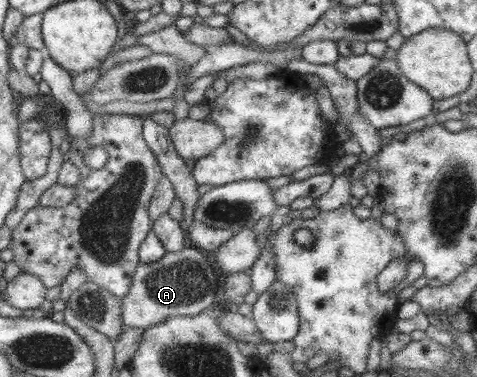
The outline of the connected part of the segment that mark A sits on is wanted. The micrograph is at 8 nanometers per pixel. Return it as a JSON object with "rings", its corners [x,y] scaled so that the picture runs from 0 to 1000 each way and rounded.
{"rings":[[[386,650],[386,658],[373,668],[348,668],[335,687],[312,700],[291,698],[283,708],[273,761],[252,798],[258,875],[298,873],[302,878],[302,873],[329,862],[331,854],[346,851],[356,841],[419,833],[432,814],[449,809],[444,798],[449,798],[455,759],[453,714],[444,708],[444,687],[421,671],[419,660],[407,650]]]}

